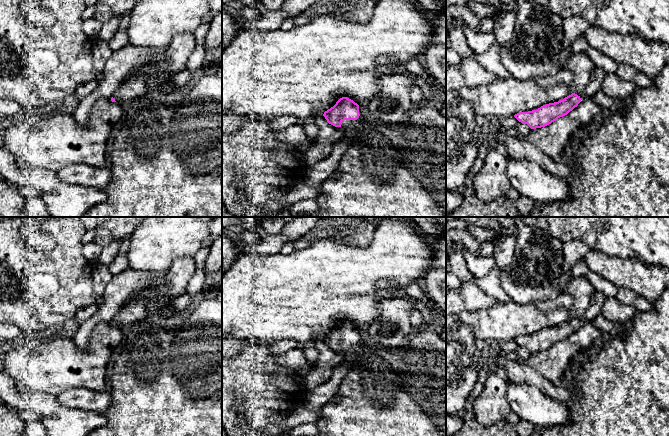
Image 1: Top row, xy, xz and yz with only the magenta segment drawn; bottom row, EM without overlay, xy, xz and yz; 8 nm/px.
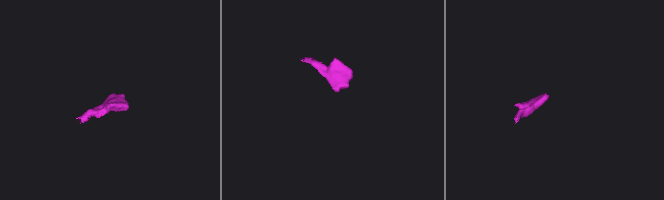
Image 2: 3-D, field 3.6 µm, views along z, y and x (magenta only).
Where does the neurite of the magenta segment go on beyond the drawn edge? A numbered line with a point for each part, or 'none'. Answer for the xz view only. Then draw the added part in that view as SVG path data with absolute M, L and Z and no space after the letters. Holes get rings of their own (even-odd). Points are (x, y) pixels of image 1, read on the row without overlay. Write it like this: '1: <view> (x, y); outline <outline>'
1: xz (345, 348); outline M344 344L341 348L341 353L345 356L348 351L353 348L353 344Z

